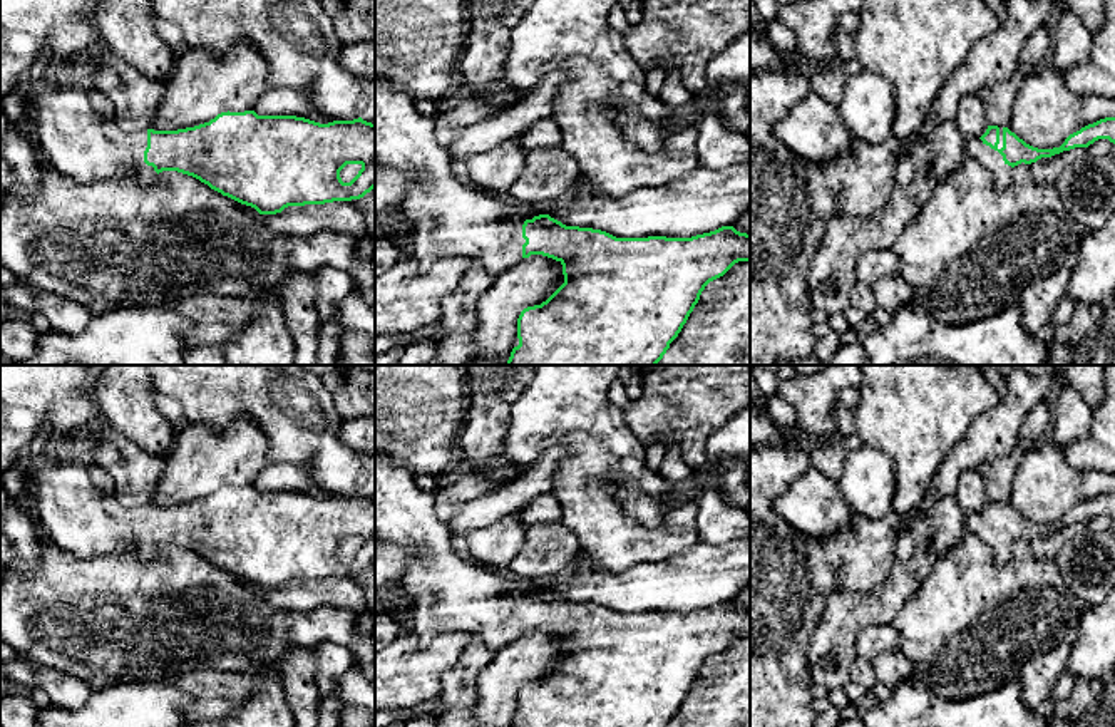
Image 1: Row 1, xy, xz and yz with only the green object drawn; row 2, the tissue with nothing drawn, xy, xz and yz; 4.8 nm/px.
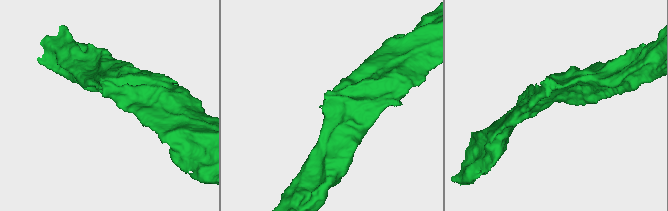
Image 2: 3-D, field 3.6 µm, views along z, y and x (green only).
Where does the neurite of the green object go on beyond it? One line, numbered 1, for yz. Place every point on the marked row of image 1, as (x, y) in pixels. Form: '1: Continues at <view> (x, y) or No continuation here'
1: Continues at yz (991, 159)

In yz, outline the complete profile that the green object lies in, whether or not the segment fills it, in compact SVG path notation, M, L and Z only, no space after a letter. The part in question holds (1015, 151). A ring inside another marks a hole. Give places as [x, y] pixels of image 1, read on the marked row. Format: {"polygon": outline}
{"polygon": "M1105 117L1082 127L1053 149L1033 147L1008 127L988 126L981 137L964 139L964 156L978 159L988 169L993 186L1003 191L1011 183L1015 166L1031 164L1075 147L1088 147L1098 139L1108 139L1115 144L1115 117Z"}

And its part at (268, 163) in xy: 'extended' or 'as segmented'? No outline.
extended

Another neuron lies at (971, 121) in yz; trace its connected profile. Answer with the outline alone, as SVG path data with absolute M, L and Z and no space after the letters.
M968 94L959 101L954 122L964 139L981 137L986 132L986 111L976 94Z

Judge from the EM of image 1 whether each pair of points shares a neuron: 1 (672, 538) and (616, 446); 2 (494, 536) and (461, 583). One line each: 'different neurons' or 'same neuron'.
1: same neuron
2: different neurons

